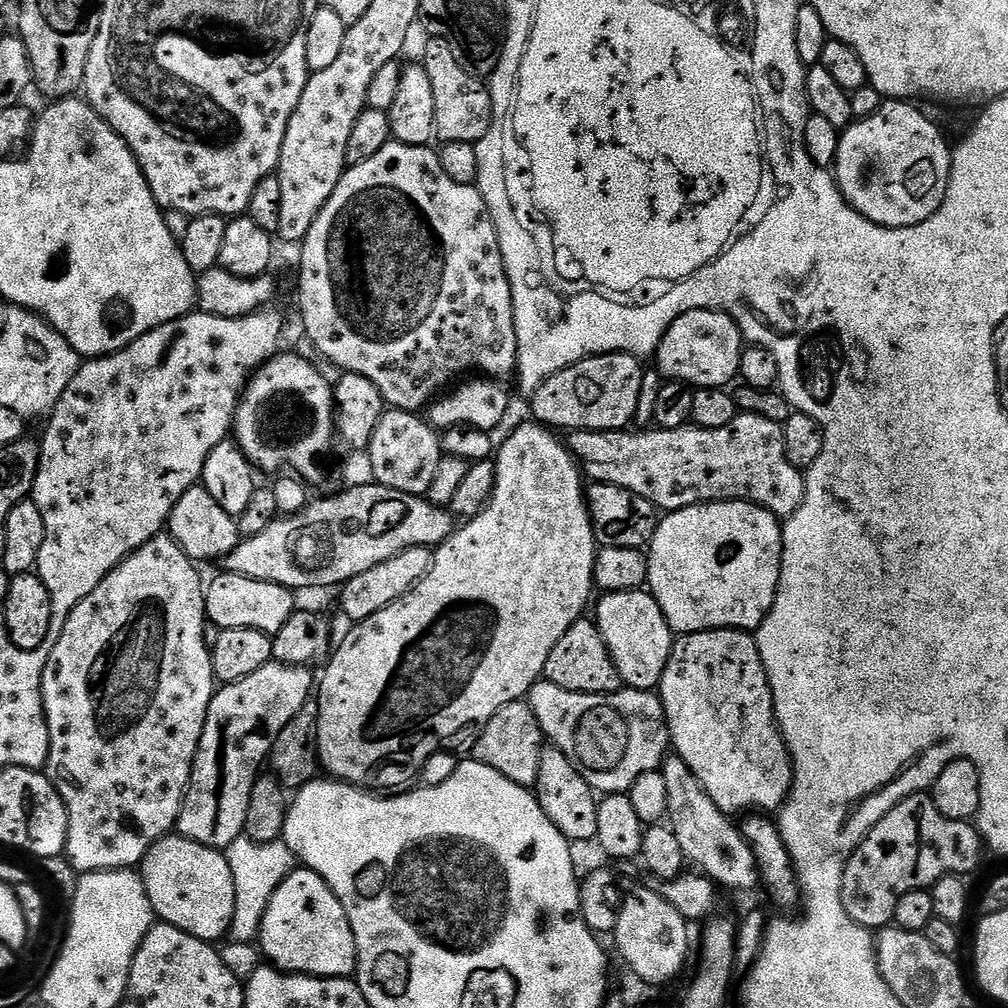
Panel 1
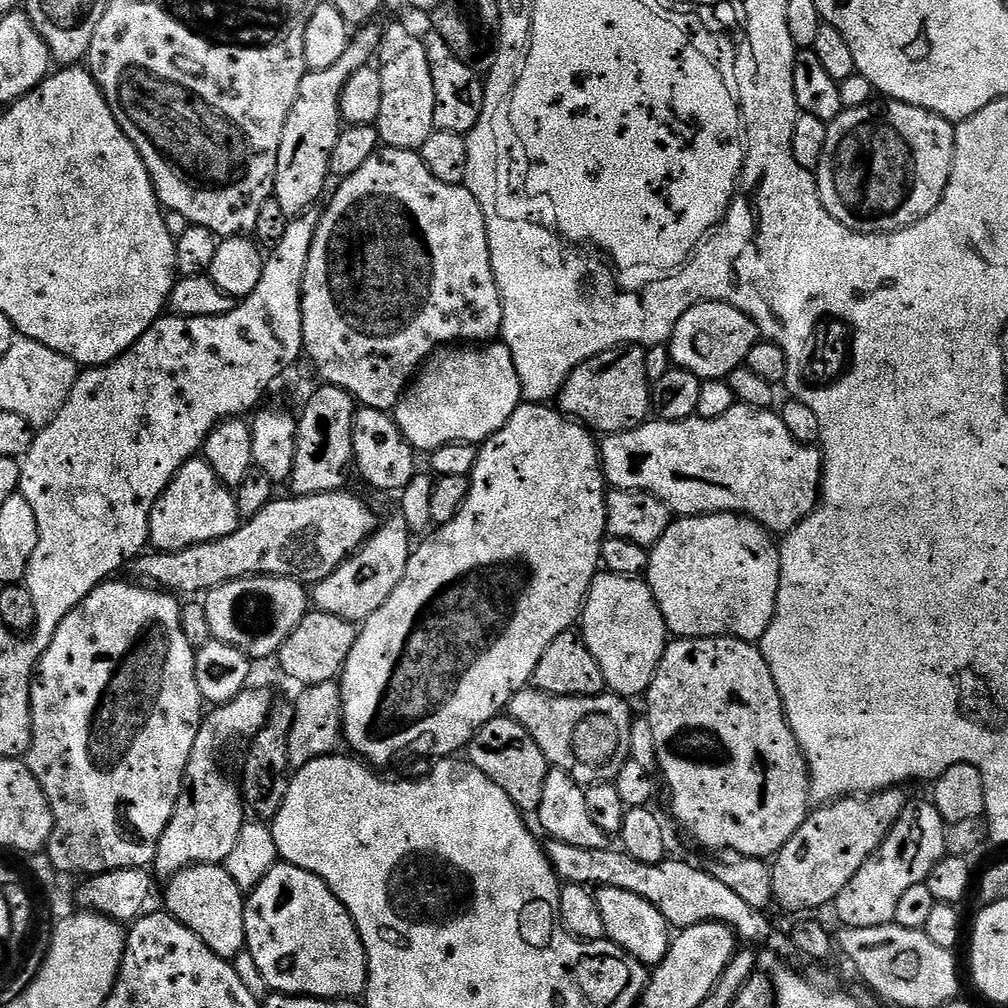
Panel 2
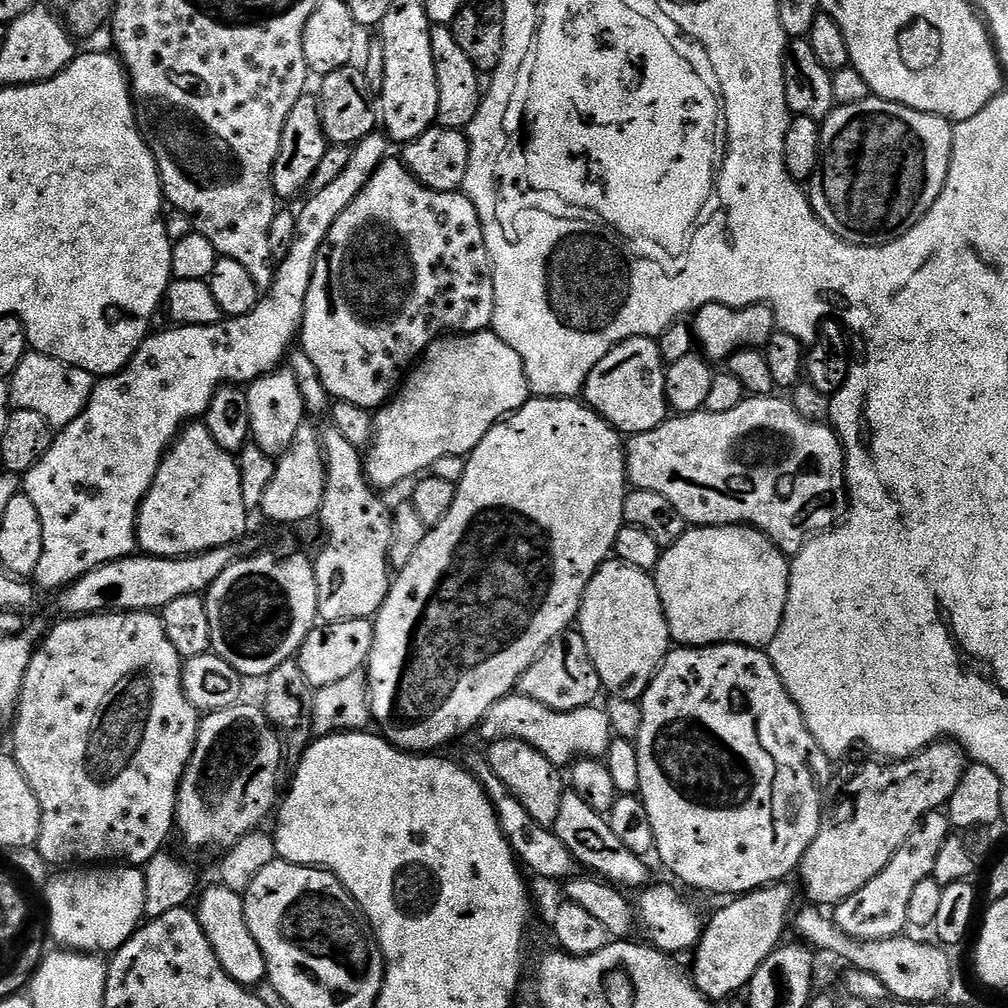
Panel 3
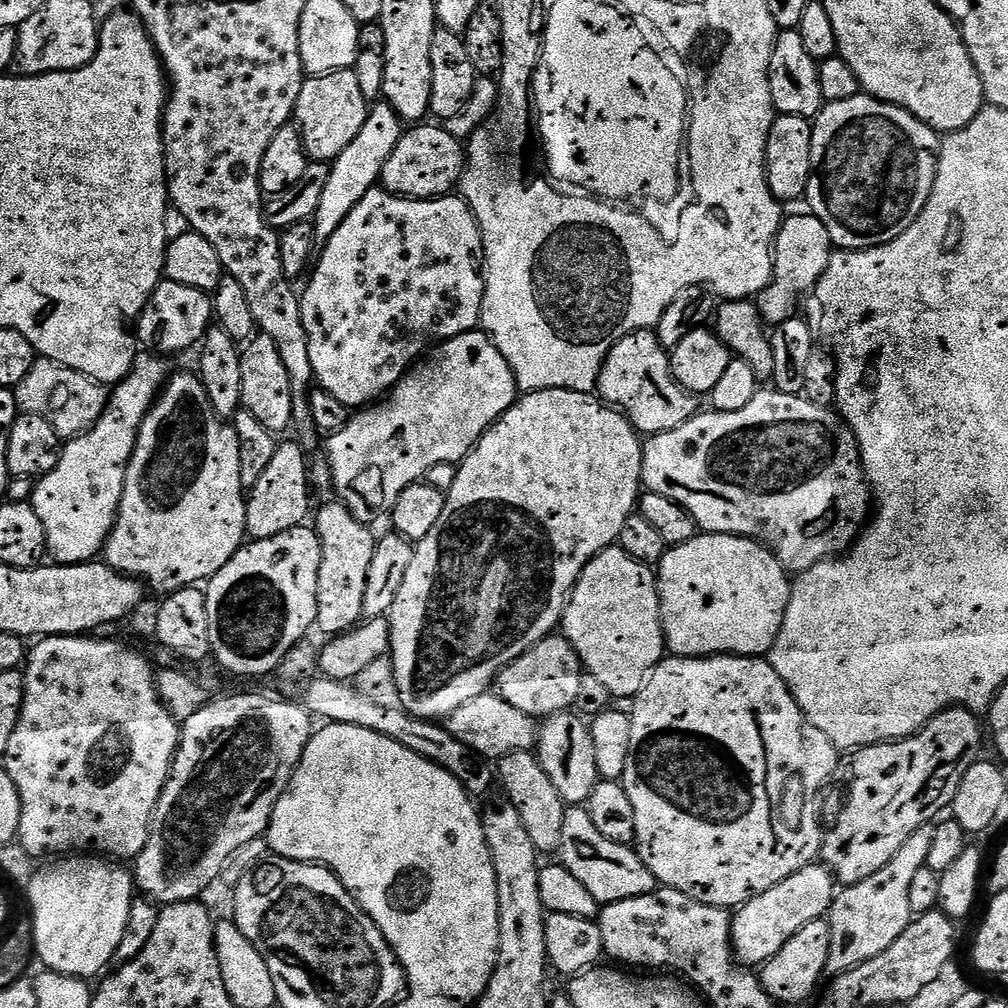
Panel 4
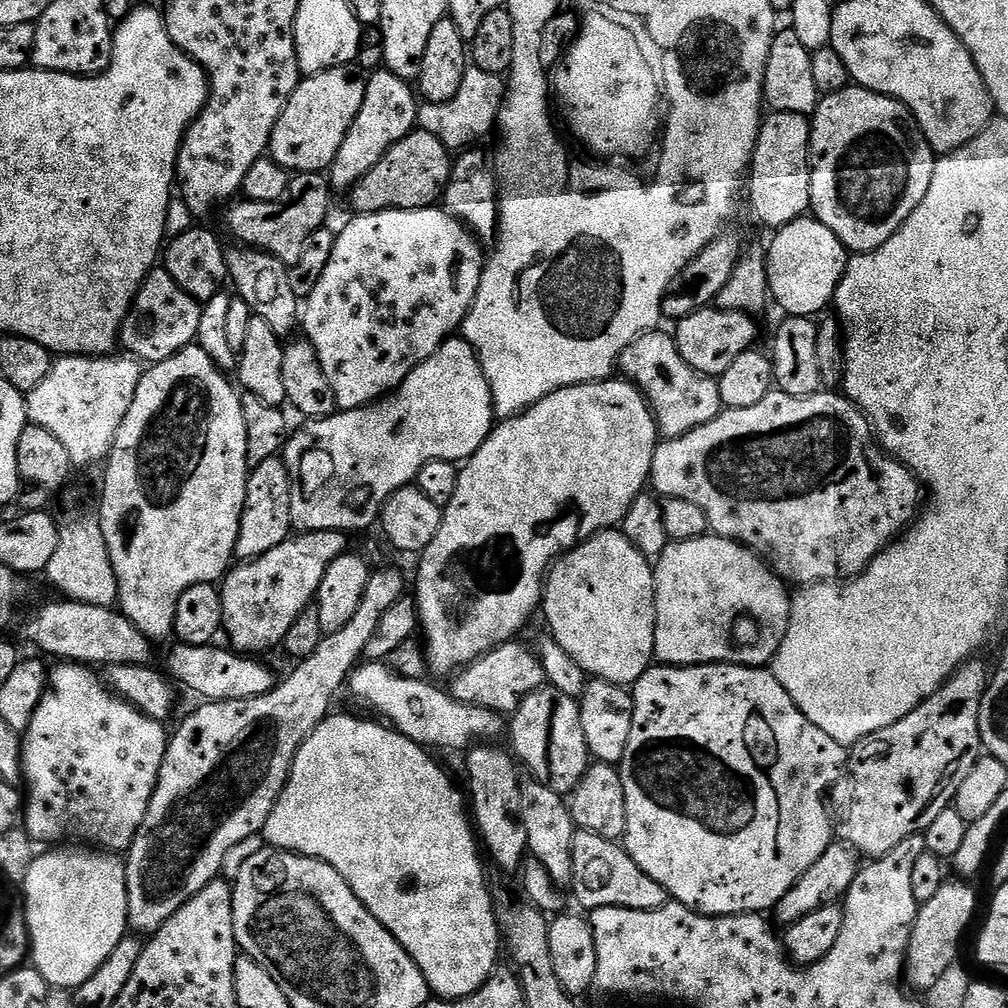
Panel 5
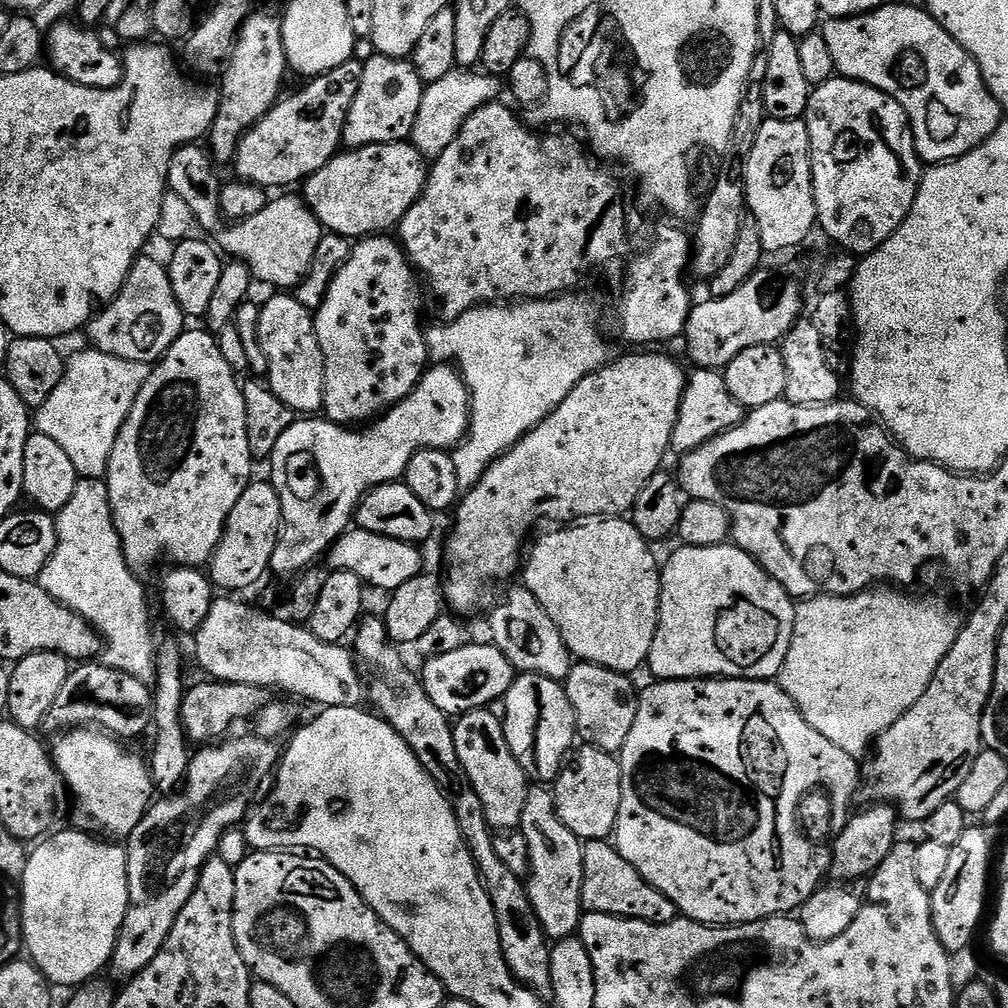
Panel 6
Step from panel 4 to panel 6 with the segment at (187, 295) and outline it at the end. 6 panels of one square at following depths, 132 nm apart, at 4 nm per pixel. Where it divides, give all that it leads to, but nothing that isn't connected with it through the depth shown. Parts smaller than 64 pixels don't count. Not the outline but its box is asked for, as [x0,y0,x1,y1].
[86,254,186,366]

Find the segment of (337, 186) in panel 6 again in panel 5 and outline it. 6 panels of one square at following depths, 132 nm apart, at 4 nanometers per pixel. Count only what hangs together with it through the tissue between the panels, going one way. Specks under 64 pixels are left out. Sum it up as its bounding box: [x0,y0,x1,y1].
[350,130,454,212]

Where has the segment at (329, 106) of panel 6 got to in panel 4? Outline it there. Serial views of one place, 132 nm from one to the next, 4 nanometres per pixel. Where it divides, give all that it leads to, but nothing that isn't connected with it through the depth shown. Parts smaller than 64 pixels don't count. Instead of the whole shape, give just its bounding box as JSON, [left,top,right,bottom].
[295,68,370,162]

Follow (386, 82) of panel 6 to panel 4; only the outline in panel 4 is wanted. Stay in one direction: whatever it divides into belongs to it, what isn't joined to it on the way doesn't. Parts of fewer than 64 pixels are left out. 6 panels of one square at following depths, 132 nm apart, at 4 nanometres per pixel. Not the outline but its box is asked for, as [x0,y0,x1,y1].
[314,102,402,246]

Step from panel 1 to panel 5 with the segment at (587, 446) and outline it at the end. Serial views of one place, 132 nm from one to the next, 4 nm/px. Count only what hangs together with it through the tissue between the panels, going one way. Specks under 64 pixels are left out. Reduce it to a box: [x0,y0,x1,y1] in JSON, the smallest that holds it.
[650,390,922,586]

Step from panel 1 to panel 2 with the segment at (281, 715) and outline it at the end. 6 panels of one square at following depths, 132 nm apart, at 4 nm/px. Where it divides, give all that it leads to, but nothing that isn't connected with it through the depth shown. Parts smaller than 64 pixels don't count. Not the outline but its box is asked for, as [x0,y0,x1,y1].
[154,686,274,878]

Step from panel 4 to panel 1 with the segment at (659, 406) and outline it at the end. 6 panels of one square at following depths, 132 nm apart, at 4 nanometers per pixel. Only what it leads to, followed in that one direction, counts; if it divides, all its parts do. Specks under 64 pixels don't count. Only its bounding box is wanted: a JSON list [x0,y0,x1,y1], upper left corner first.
[530,352,644,433]

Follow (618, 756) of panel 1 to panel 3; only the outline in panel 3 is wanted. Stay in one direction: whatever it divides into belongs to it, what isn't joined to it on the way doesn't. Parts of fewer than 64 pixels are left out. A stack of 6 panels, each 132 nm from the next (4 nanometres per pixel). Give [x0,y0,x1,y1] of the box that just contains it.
[479,694,614,766]

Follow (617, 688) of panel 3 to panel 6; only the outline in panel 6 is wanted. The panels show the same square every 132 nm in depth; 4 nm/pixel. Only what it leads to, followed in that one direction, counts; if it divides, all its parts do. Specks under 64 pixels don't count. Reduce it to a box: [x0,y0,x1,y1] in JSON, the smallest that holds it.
[522,518,662,674]

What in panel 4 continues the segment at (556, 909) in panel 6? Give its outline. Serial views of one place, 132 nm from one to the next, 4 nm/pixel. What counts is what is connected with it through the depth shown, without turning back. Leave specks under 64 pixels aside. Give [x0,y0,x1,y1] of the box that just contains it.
[498,751,566,854]

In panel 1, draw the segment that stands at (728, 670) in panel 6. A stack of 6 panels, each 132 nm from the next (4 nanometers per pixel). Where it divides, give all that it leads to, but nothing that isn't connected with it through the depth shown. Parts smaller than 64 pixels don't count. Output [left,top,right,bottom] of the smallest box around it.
[646,500,783,636]

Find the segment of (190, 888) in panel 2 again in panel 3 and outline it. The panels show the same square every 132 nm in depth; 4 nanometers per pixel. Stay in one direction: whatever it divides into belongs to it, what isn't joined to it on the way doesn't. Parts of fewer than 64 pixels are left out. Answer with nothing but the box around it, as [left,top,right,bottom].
[194,886,267,986]

